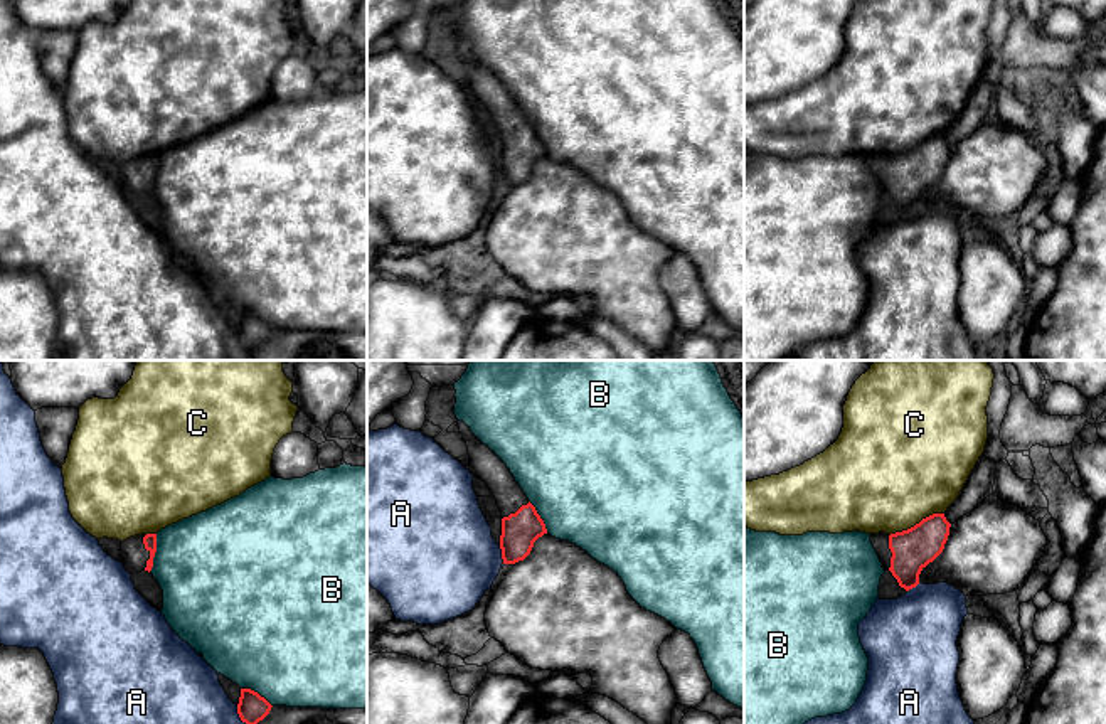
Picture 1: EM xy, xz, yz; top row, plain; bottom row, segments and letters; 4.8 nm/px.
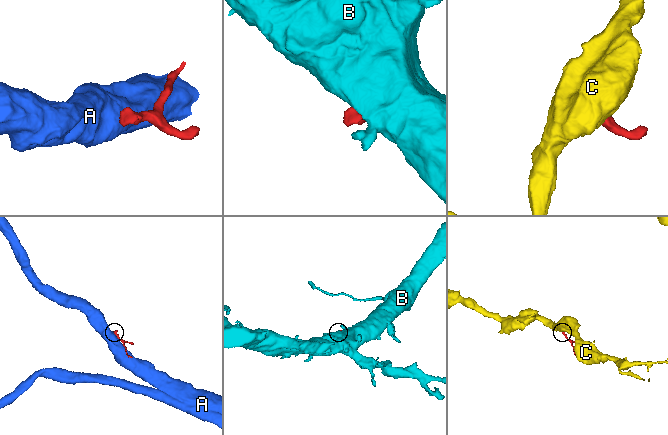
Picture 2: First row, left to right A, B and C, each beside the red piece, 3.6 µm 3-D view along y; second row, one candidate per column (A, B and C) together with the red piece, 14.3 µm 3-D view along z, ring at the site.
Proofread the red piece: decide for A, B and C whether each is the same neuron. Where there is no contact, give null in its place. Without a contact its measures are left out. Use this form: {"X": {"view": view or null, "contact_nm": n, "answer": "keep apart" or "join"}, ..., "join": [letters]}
{"A": {"view": "xz", "contact_nm": 90, "answer": "keep apart"}, "B": {"view": "xy", "contact_nm": 190, "answer": "keep apart"}, "C": {"view": "yz", "contact_nm": 280, "answer": "keep apart"}, "join": []}

